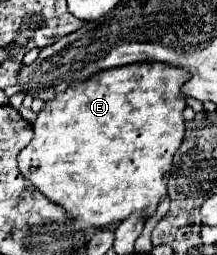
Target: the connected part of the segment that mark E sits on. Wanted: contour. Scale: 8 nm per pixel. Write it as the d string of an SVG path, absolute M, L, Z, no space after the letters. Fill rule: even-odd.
M155 61L155 63L131 63L125 67L115 67L111 71L99 71L97 75L91 75L91 79L79 79L75 81L71 87L67 87L67 91L55 95L55 99L45 101L43 109L39 111L37 121L33 123L35 129L35 139L29 143L29 147L25 147L19 153L19 169L21 173L51 201L59 203L61 207L65 207L69 211L71 217L81 219L85 223L91 223L95 227L105 227L111 221L123 221L125 217L129 217L131 213L145 213L147 217L151 217L161 201L161 197L167 195L167 181L171 177L171 169L173 169L173 155L179 149L181 141L183 141L183 133L185 133L185 119L183 119L183 109L187 107L185 103L185 95L181 93L181 87L185 81L189 81L189 73L185 69Z

